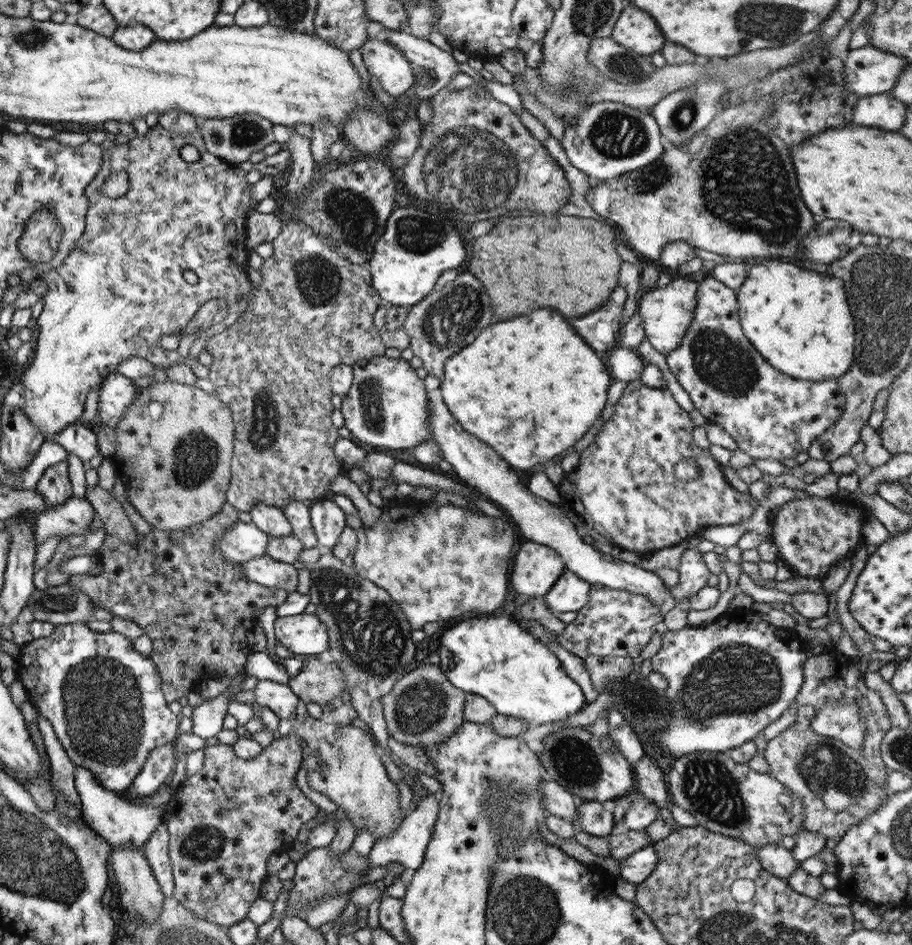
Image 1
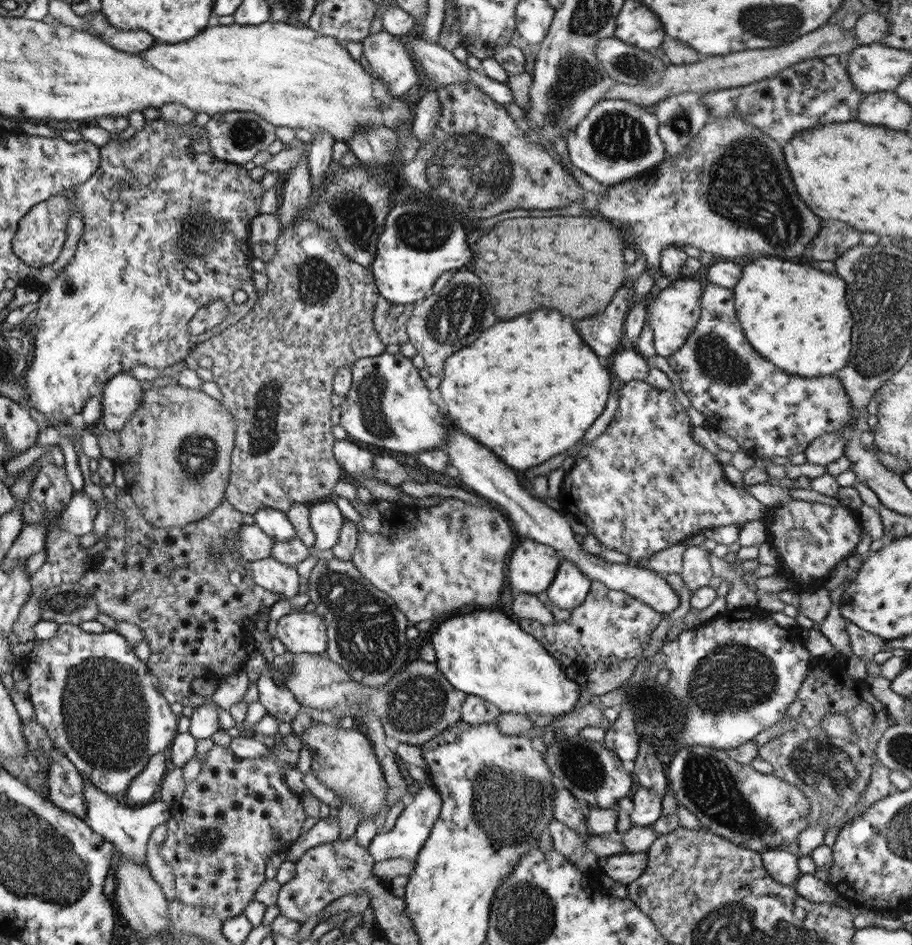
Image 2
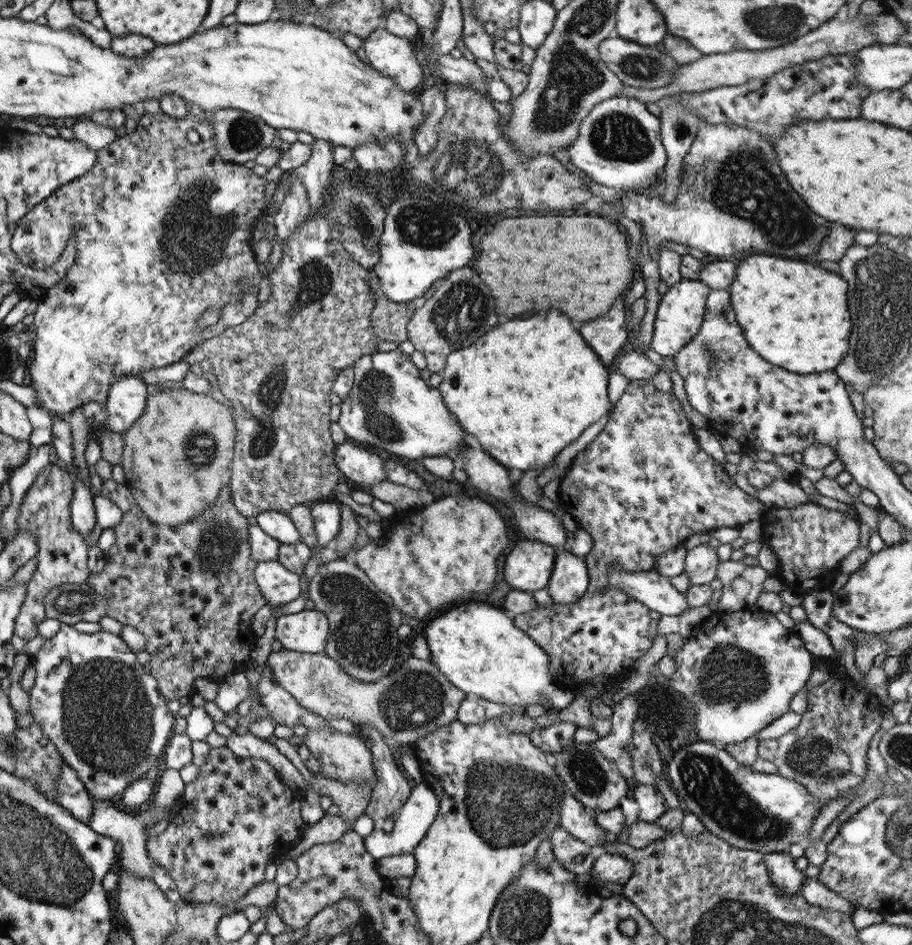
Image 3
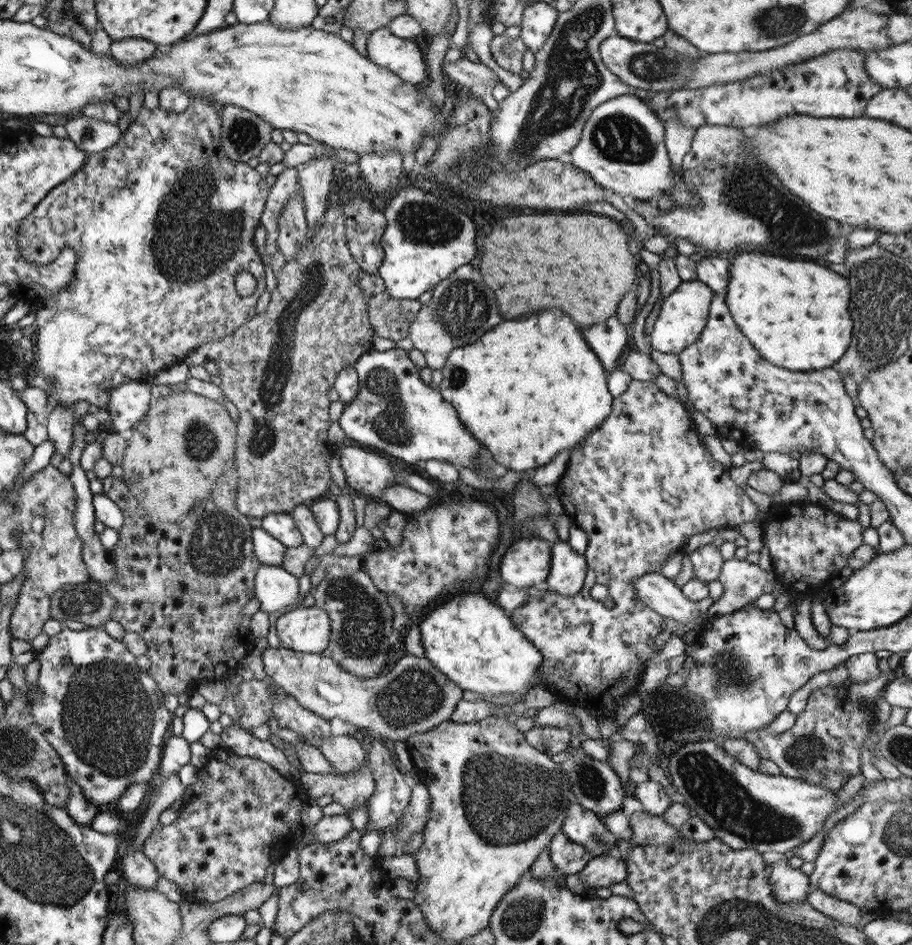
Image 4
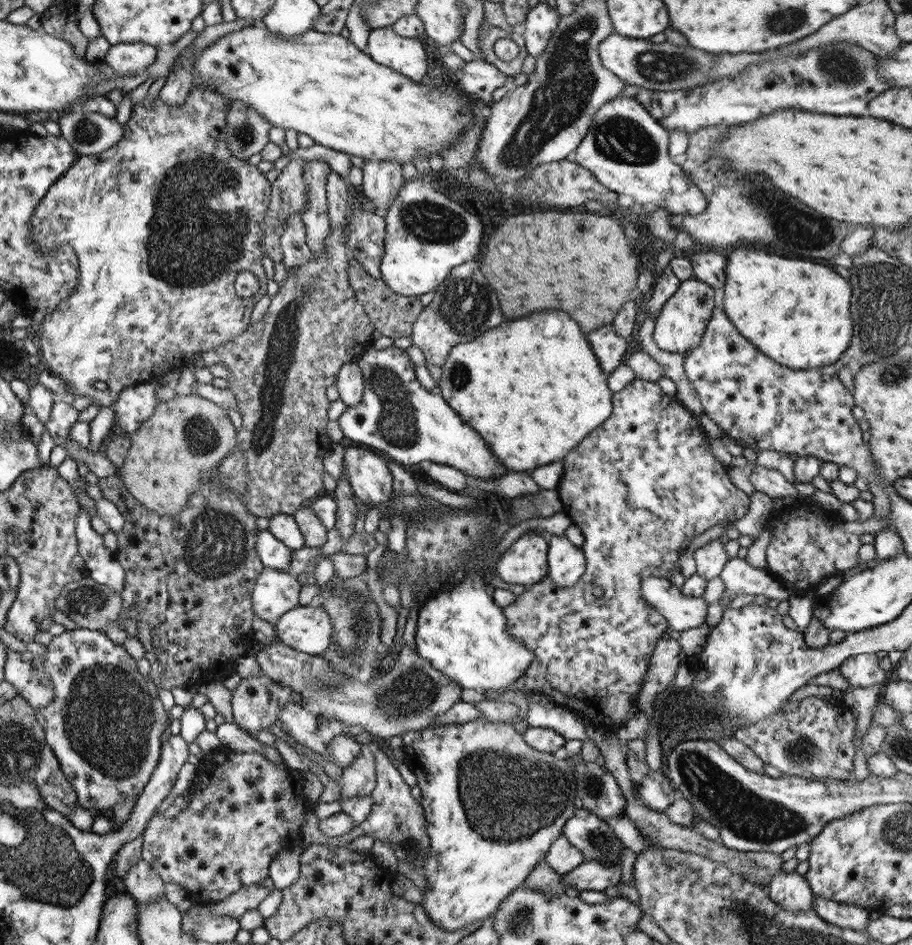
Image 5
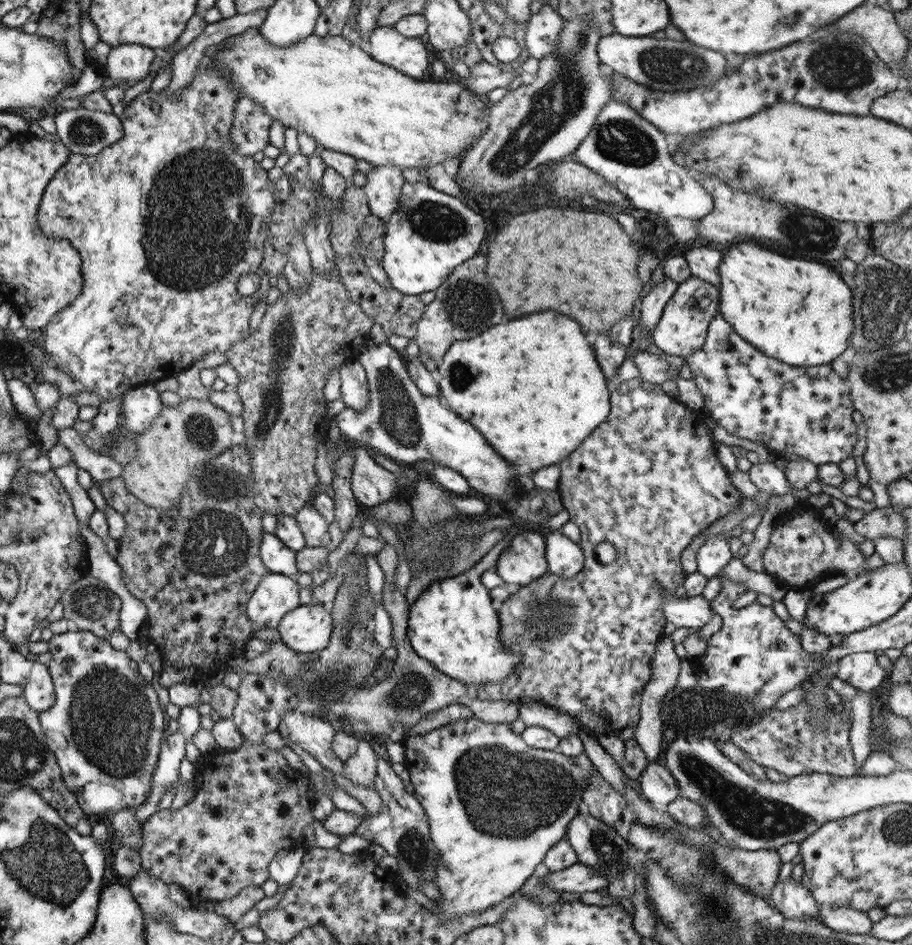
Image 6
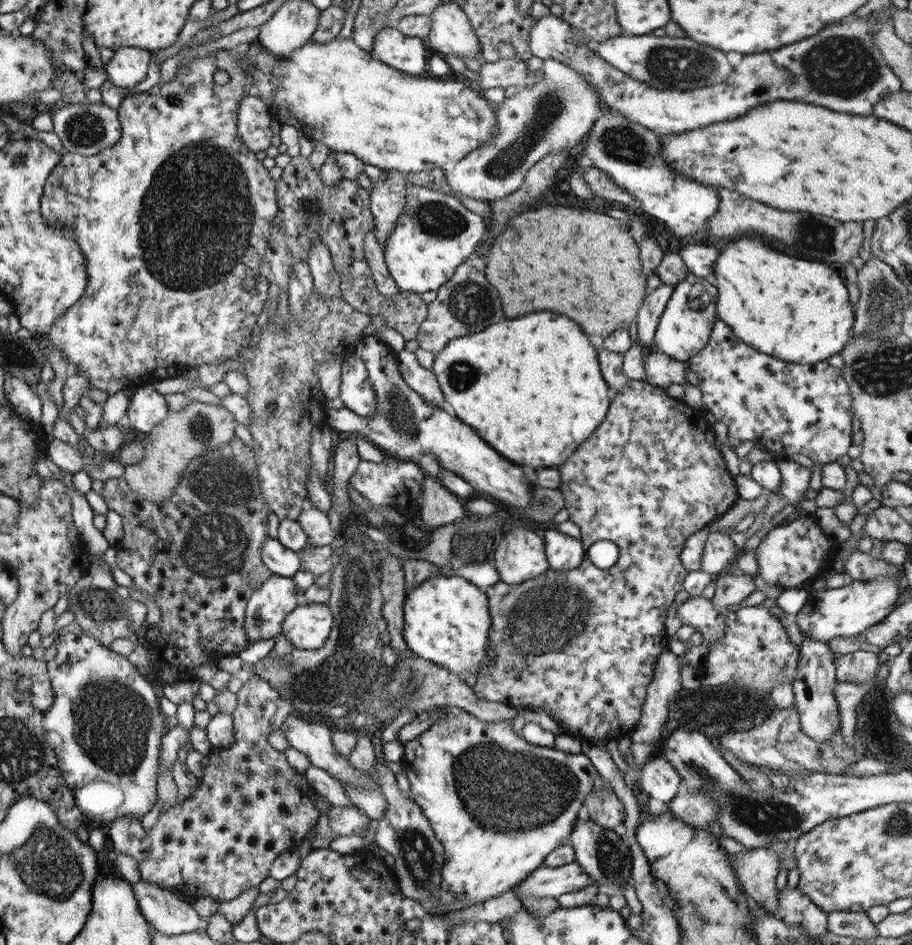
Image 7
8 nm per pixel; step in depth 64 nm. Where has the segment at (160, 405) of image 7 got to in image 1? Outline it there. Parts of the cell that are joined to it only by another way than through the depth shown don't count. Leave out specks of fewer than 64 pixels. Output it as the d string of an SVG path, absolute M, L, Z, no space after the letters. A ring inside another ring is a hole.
M119 373L110 374L102 380L98 388L99 401L96 414L105 426L115 428L125 407L130 406L135 391L132 381Z

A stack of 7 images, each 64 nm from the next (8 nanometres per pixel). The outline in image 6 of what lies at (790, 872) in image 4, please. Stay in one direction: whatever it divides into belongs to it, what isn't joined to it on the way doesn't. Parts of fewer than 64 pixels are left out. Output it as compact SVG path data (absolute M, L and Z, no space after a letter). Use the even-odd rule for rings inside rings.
M785 878L777 880L770 889L771 905L789 919L817 919L819 918L818 904L807 888L800 884L800 880Z

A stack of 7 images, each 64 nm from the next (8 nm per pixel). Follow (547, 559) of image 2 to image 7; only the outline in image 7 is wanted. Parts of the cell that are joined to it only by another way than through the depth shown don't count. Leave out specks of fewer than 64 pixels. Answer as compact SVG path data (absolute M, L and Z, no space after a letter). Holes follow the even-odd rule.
M513 528L507 534L498 533L498 536L495 551L490 553L501 582L521 584L549 569L543 539L537 534Z

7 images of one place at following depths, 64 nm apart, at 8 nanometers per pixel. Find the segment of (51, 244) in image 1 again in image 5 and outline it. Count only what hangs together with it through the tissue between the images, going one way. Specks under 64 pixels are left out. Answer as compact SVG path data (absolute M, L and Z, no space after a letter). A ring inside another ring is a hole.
M196 81L192 82L192 86L189 88L187 96L185 96L185 102L181 102L179 106L167 106L163 104L159 97L149 98L146 95L141 102L137 102L137 104L133 105L133 108L131 108L129 119L121 127L122 136L117 141L117 144L113 144L113 146L110 146L107 150L103 150L100 154L78 155L77 160L75 160L75 164L71 164L71 168L69 168L69 170L65 170L65 172L63 172L63 176L61 176L61 178L57 178L57 180L55 180L55 182L47 188L47 192L45 192L43 198L41 198L39 203L37 203L33 214L29 217L29 233L27 233L27 238L33 242L33 246L35 246L37 250L41 250L41 252L49 252L49 254L51 254L51 252L55 252L55 248L57 248L57 246L69 245L77 256L77 274L79 274L77 285L75 285L75 289L67 295L67 298L61 299L61 302L55 305L55 309L51 309L51 311L47 311L47 313L43 315L43 319L39 324L41 326L41 334L39 334L41 338L39 338L39 347L36 351L41 357L41 369L39 371L48 371L49 373L59 376L65 385L69 386L69 390L71 391L73 397L86 396L91 398L93 404L97 407L112 407L111 403L123 388L136 385L137 383L154 382L157 378L161 378L161 375L171 372L178 367L186 366L194 358L198 358L200 353L214 350L215 348L222 346L225 341L232 340L235 336L242 334L248 326L247 320L249 320L249 314L251 314L251 308L253 308L253 306L251 306L251 302L249 302L249 297L239 297L235 295L235 291L233 291L233 281L235 280L236 274L240 270L248 270L251 274L254 274L257 278L259 278L259 290L257 289L257 291L253 294L257 300L259 300L263 294L266 294L265 288L267 286L267 278L265 277L263 267L261 266L262 252L259 246L259 238L265 234L263 213L265 213L265 209L267 209L267 205L269 205L272 184L265 179L264 173L259 171L257 166L249 164L247 159L237 160L237 158L233 158L233 156L231 156L231 152L227 150L227 142L225 142L225 118L227 116L227 106L229 103L230 101L227 100L225 96L219 96L217 92L213 92L213 88L211 88L211 86L205 86L205 84L199 84L199 82ZM177 274L183 274L185 282L167 282L169 278L177 278Z

